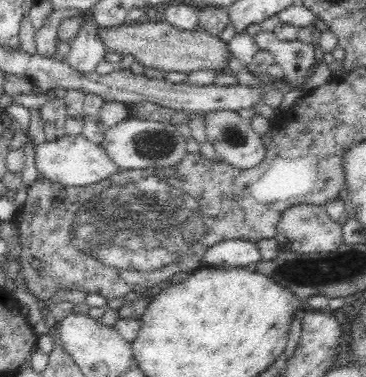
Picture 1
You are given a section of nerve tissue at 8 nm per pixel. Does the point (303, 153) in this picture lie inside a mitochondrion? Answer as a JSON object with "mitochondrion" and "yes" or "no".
{"mitochondrion":"no"}

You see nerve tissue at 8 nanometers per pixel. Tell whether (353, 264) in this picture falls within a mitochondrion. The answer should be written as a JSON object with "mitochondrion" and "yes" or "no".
{"mitochondrion":"yes"}

